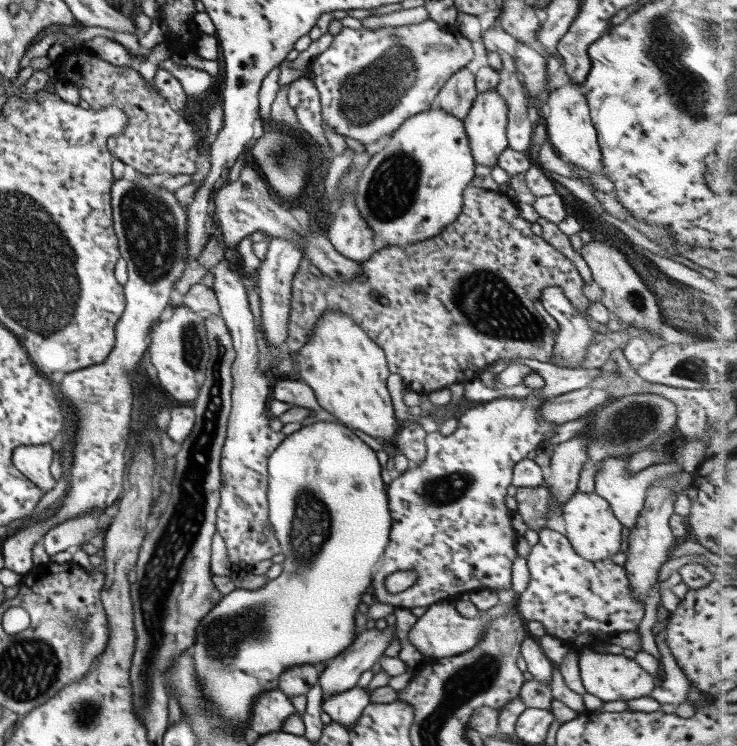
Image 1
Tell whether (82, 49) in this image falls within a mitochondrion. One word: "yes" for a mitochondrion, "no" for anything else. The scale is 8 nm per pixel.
no

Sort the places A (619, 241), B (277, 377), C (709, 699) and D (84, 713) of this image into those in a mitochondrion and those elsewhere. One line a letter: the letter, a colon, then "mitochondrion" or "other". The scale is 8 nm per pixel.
A: mitochondrion
B: other
C: other
D: mitochondrion

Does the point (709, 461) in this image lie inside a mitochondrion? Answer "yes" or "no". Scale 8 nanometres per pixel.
no

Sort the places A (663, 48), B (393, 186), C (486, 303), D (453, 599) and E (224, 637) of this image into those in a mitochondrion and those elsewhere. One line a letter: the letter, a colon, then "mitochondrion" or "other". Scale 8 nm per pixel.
A: mitochondrion
B: mitochondrion
C: mitochondrion
D: other
E: mitochondrion

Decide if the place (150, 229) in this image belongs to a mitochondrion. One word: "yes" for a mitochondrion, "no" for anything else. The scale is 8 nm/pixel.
yes

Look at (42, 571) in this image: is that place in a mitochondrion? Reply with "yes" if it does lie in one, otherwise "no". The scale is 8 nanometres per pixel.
no

